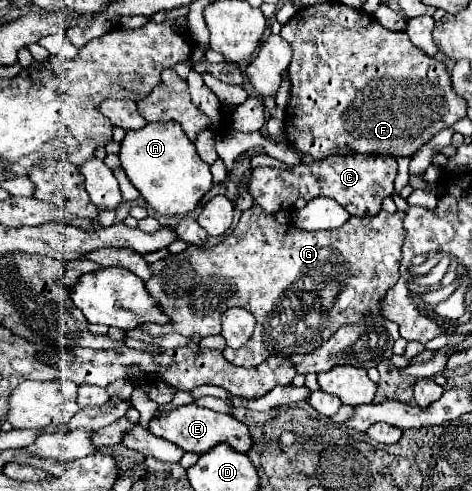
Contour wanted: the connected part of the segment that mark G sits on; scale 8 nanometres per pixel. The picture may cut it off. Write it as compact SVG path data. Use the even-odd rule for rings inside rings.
M253 206L241 214L235 230L225 236L215 248L187 248L181 254L169 254L167 258L151 264L153 278L147 280L147 290L171 316L171 324L157 326L145 324L143 330L151 336L179 332L183 336L209 336L217 334L217 318L233 306L249 310L255 318L253 340L241 350L223 350L223 356L235 366L255 366L267 356L291 356L307 354L327 342L341 326L361 324L365 314L379 314L379 300L383 300L387 288L399 280L401 246L403 246L403 212L389 214L381 210L373 218L351 216L343 226L319 232L299 232L293 224L279 224L273 214Z

